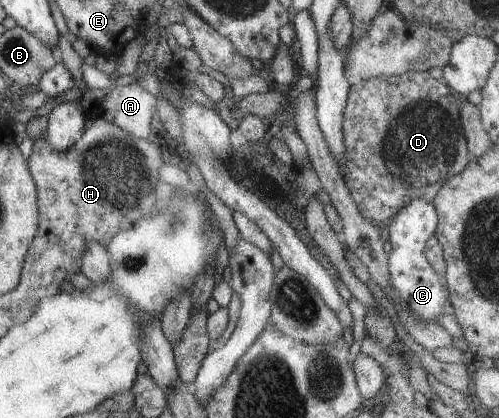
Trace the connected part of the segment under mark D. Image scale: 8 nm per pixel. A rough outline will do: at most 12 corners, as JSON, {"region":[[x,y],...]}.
{"region":[[427,71],[350,85],[339,173],[362,217],[432,202],[470,159]]}

